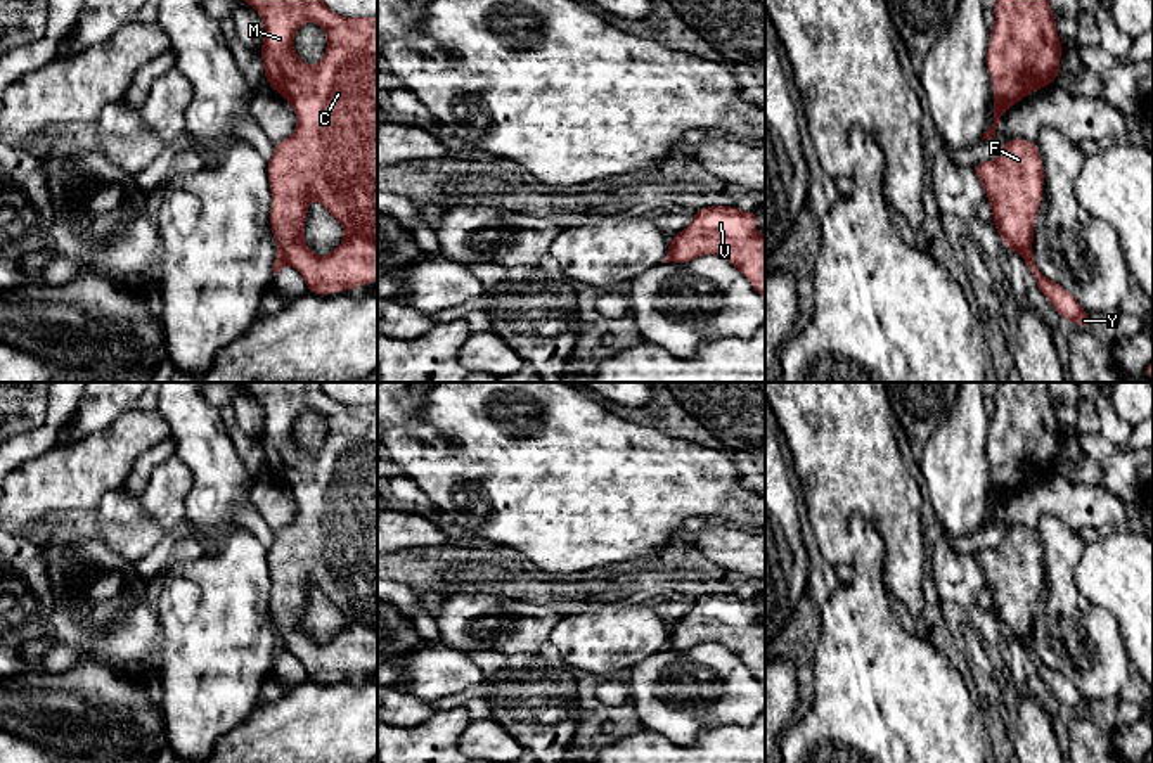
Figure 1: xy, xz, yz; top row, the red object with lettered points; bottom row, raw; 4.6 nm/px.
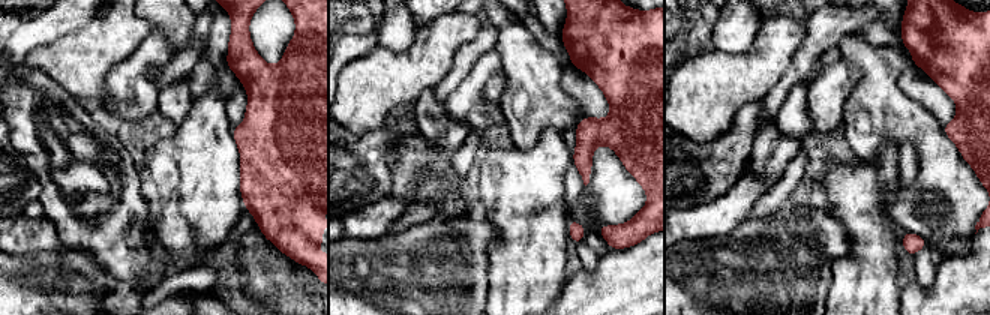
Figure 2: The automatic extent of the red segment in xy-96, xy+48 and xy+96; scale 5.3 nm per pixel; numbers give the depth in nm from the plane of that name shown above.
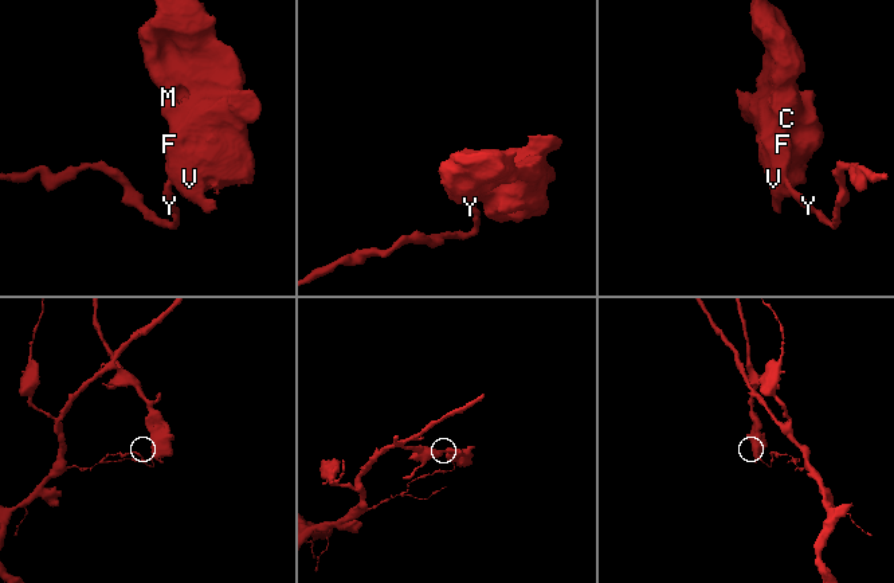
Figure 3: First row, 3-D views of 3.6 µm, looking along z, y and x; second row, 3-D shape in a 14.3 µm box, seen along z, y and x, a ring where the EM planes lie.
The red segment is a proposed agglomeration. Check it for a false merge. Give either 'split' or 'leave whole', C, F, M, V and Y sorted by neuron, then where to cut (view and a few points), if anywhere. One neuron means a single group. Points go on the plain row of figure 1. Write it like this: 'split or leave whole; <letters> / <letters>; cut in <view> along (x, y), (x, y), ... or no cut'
split; C F M V / Y; cut in xy along (279, 635), (286, 651)

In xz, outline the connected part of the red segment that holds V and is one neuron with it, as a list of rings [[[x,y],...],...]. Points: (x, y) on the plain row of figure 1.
[[[734,593],[701,595],[686,618],[670,625],[667,642],[672,651],[717,642],[739,656],[765,689],[765,621],[757,625],[757,612],[755,599]]]

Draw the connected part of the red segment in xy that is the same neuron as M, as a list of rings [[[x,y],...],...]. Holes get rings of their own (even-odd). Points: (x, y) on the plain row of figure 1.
[[[234,382],[251,393],[265,410],[265,426],[260,445],[265,453],[265,469],[287,486],[298,510],[289,526],[274,533],[267,552],[272,580],[268,604],[277,635],[286,652],[300,657],[310,680],[331,683],[341,676],[353,678],[377,668],[377,405],[345,405],[332,400],[322,382]],[[306,408],[325,417],[327,436],[317,453],[305,452],[294,439],[294,420]],[[308,588],[319,588],[345,618],[343,630],[329,644],[315,644],[305,632]]]

